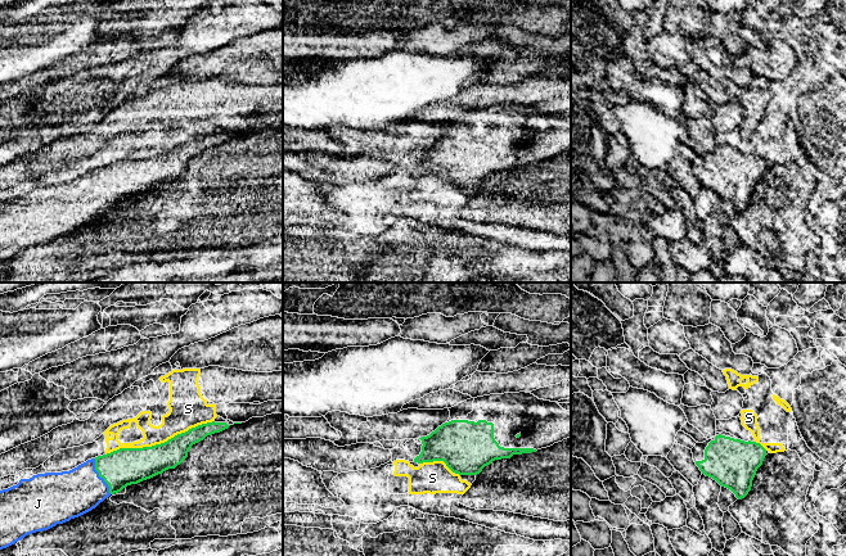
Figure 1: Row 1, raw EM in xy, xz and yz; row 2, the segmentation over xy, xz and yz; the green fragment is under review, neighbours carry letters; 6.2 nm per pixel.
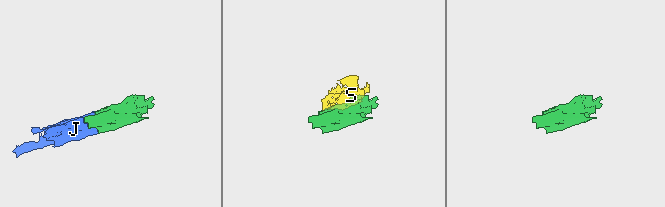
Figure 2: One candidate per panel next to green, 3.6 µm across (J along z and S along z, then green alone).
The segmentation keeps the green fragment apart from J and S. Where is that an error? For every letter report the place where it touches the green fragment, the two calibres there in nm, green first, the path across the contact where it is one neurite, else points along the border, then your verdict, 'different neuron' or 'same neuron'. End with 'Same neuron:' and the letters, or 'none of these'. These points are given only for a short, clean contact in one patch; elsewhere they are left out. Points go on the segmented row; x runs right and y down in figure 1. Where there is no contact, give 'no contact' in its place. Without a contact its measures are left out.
J: meets green in xy at (100, 477); 240 nm thick on the green side, 300 nm on the other; same neuron
S: meets green in xy at (161, 443); 220 nm thick on the green side, 200 nm on the other; different neuron
Same neuron: J

